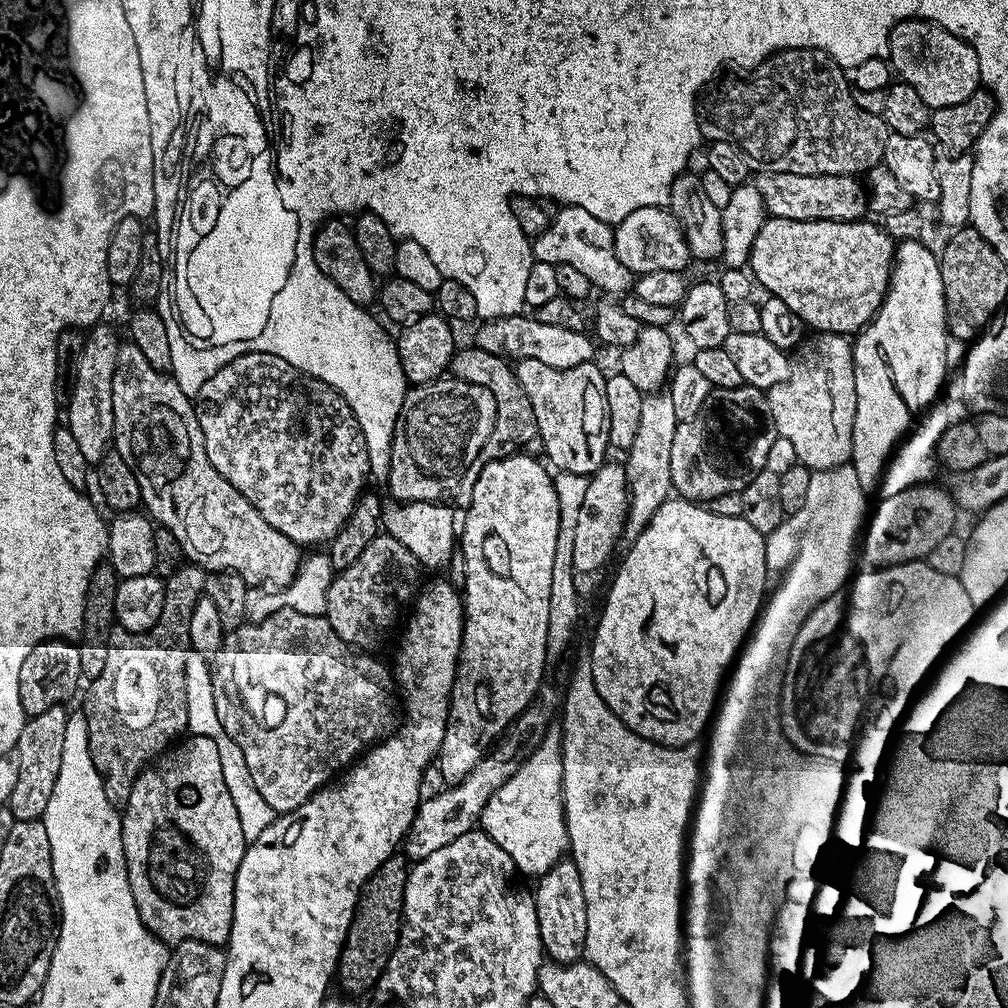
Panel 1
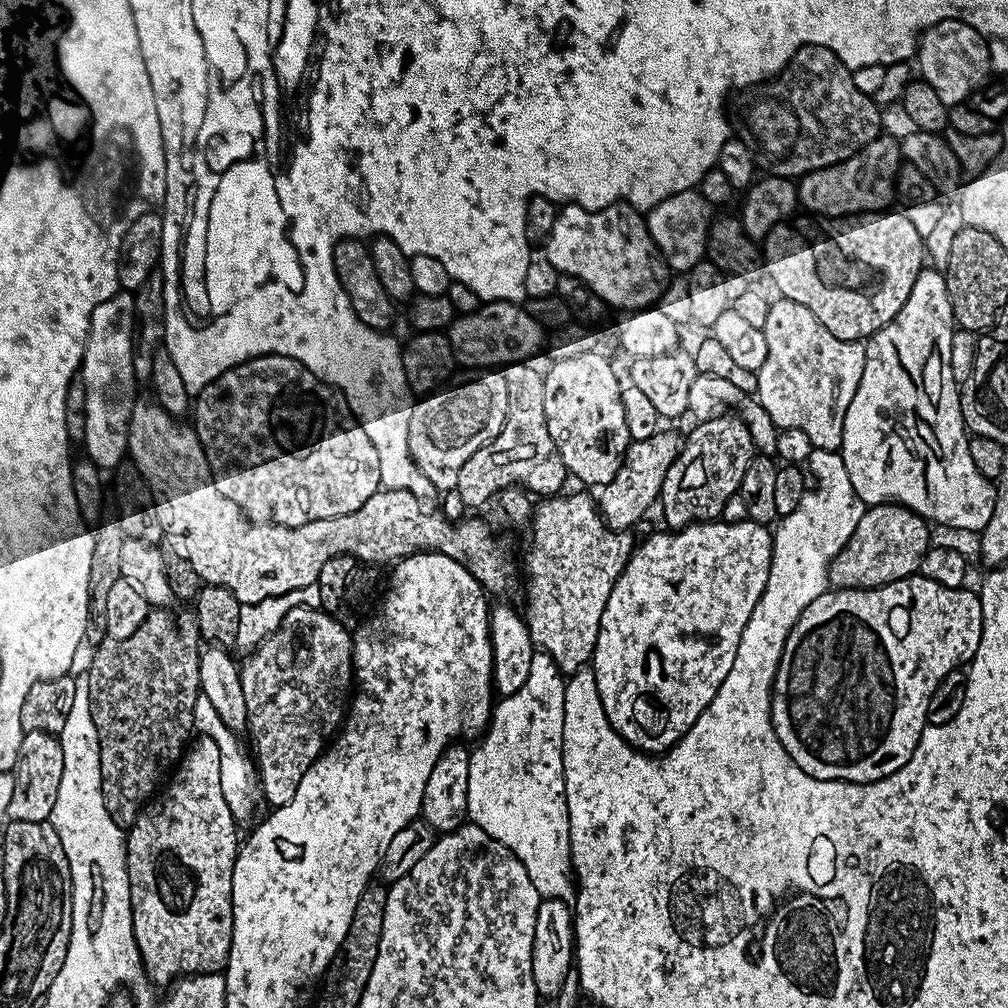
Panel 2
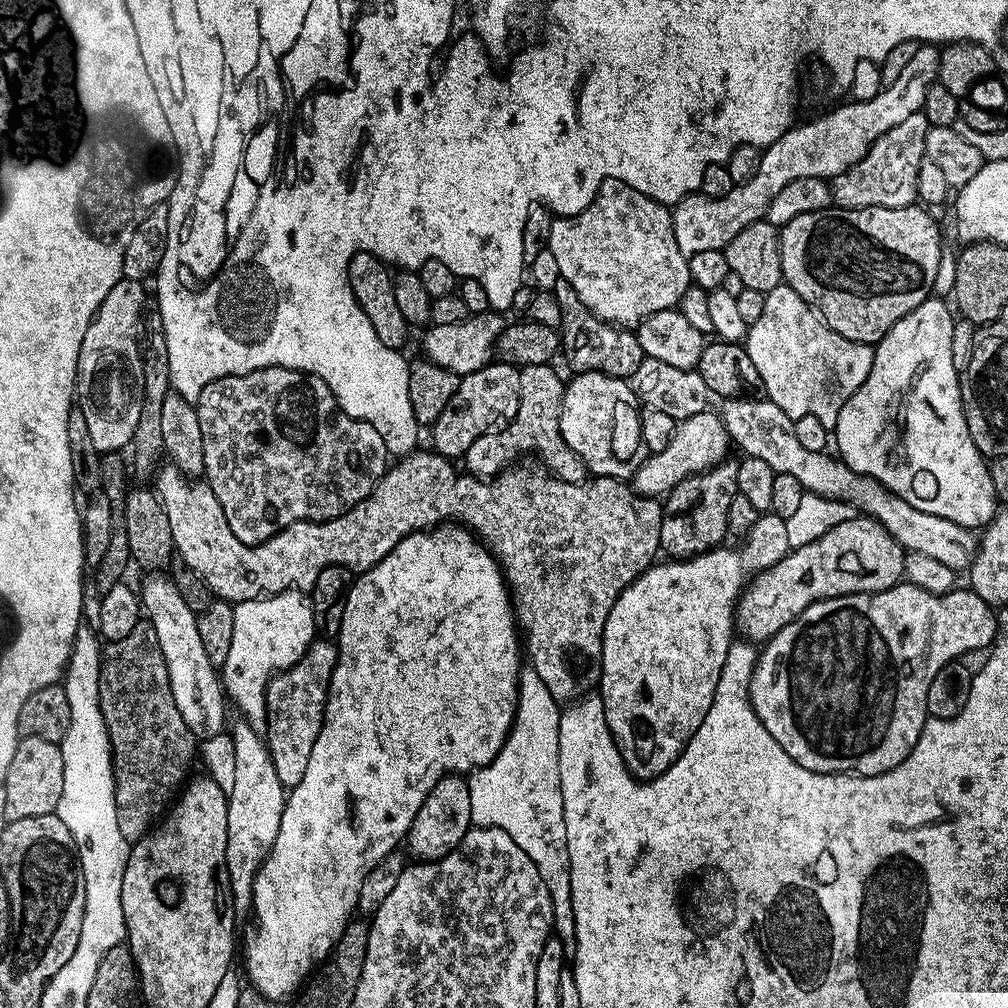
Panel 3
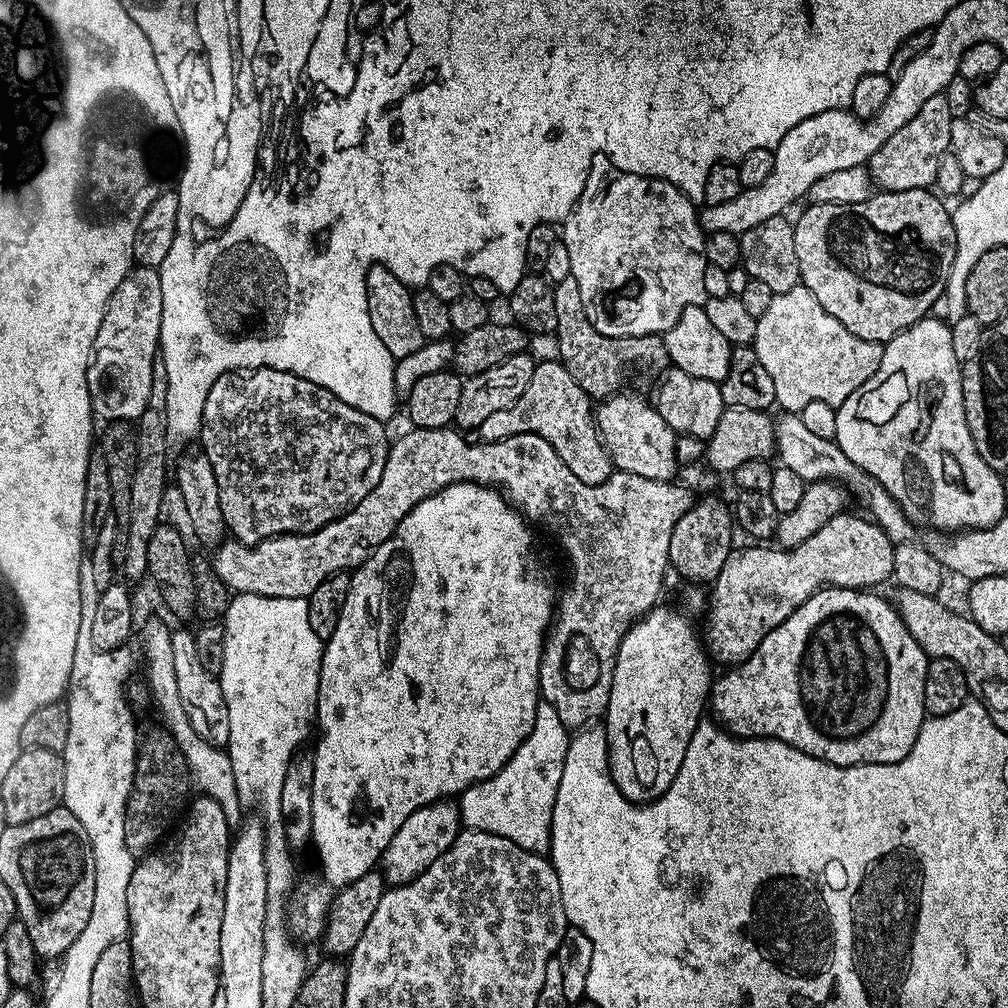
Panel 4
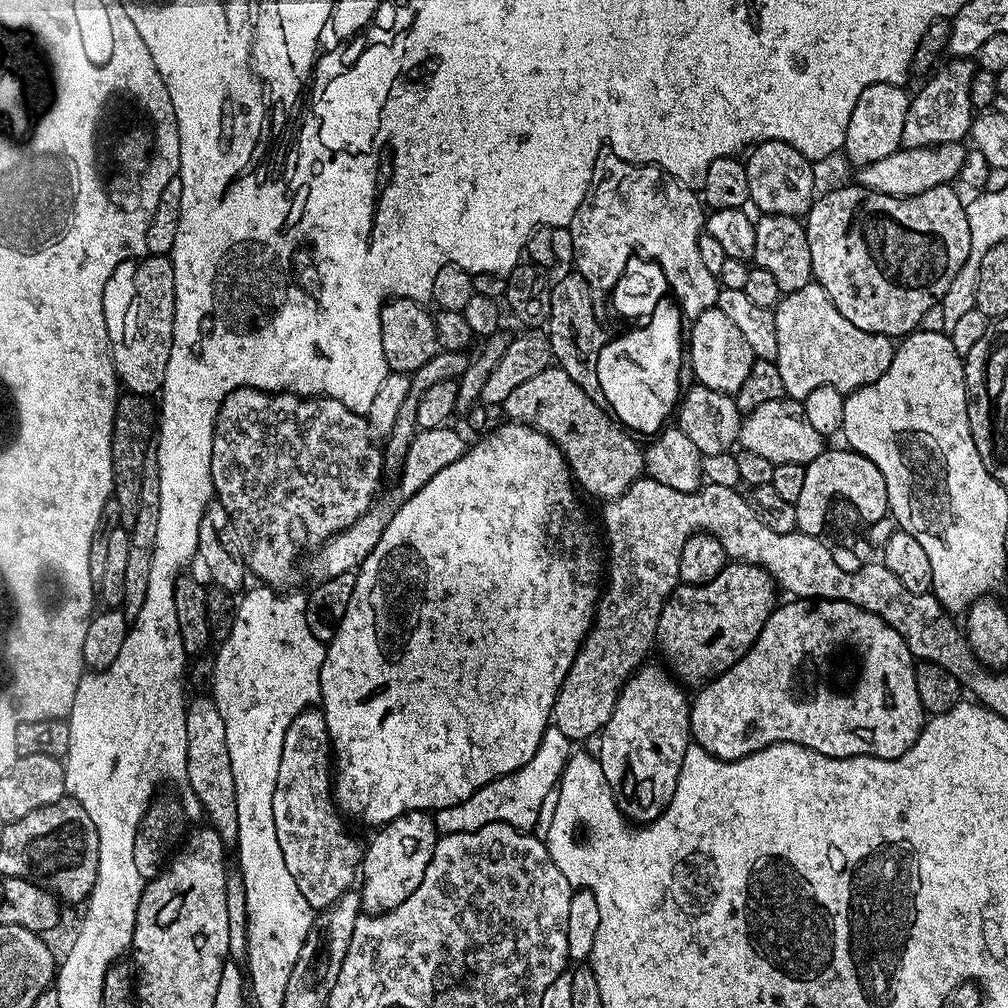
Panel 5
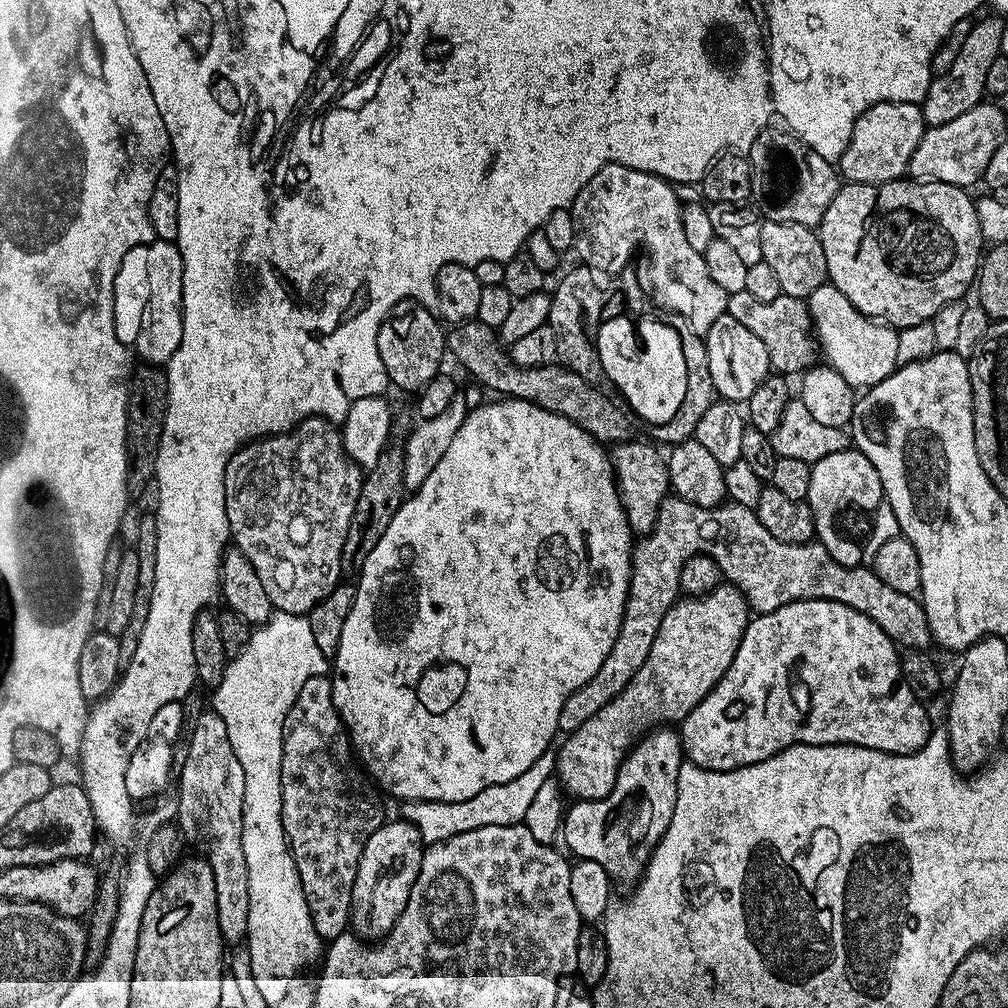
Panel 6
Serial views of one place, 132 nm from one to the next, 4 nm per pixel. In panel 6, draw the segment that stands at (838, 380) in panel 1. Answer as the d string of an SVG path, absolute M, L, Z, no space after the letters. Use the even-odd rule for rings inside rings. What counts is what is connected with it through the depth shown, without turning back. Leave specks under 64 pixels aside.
M830 282L818 286L818 290L814 290L806 297L806 303L810 323L814 329L814 339L822 356L828 359L825 360L827 367L834 369L838 374L842 374L842 378L846 378L846 382L854 390L870 389L896 371L898 367L897 329L881 321L873 320L871 316L863 316L850 302L850 298L846 298L846 294L842 294L842 290L838 290Z

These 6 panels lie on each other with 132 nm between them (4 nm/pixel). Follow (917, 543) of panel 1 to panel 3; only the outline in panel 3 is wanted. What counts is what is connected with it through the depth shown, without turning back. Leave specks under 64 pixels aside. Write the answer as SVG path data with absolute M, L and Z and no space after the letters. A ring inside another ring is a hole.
M857 514L846 522L838 522L838 526L822 534L822 538L789 550L782 562L774 562L774 566L757 572L748 581L740 594L740 603L736 605L735 631L749 642L767 642L778 634L778 630L794 622L794 618L798 618L798 614L802 614L802 610L806 610L816 600L893 588L904 580L904 554L904 547L877 520L871 520L869 516Z

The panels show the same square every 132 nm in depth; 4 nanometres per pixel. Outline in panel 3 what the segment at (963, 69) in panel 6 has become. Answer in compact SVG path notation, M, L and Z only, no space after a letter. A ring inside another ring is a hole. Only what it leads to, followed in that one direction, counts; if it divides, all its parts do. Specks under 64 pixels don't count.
M923 111L910 114L903 122L898 122L894 130L886 130L882 138L878 138L870 146L870 150L858 162L834 177L830 184L832 204L838 208L897 208L917 203L916 187L918 186L918 166L925 160L926 136L929 130L928 117Z

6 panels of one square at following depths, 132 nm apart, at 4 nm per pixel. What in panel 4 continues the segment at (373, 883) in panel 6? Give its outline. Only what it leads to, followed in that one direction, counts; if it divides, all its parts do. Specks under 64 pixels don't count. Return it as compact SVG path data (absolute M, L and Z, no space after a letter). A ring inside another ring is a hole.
M451 799L435 800L433 804L414 810L414 814L410 814L410 818L398 826L398 834L390 838L390 846L386 846L382 857L382 875L385 881L395 886L416 880L454 843L460 831L460 805Z

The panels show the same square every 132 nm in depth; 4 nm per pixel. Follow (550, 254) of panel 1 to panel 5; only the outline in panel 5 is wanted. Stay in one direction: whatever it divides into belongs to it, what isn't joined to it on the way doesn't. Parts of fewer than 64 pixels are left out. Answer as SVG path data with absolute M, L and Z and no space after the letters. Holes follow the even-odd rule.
M615 158L606 160L599 165L598 175L592 187L588 189L588 196L574 214L570 225L576 255L575 271L580 272L591 289L608 290L619 278L620 272L626 267L627 260L632 257L634 250L639 250L662 268L671 295L685 317L695 318L701 316L708 308L716 307L717 277L712 276L710 270L706 270L702 257L698 255L698 238L706 224L706 212L702 207L701 197L697 193L695 196L692 193L695 191L689 185L681 184L661 168L631 164L629 160Z

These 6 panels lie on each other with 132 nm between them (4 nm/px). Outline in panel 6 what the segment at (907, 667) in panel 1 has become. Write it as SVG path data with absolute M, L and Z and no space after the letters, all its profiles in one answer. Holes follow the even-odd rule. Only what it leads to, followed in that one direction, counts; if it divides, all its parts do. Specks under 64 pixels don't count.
M799 600L790 602L773 612L761 612L753 615L748 622L746 634L742 634L742 642L738 646L738 654L734 654L734 662L730 662L730 670L722 674L720 681L690 710L690 714L679 725L680 744L684 747L684 755L687 763L697 764L706 770L734 770L741 768L743 764L762 762L770 758L783 748L789 748L795 744L853 744L854 746L866 746L879 752L889 752L895 756L908 756L916 752L928 741L930 725L928 725L928 712L923 703L917 700L911 692L911 688L900 672L900 652L898 646L866 614L854 610L850 606L842 606L842 602L813 602L811 600Z

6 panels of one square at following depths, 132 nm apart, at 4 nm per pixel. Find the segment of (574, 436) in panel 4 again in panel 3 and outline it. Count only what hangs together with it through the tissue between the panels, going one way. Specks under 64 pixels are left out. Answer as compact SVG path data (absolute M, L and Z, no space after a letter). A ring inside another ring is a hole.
M551 363L544 365L526 365L520 368L520 401L518 402L518 414L510 421L507 421L499 430L487 432L462 458L467 471L473 476L491 478L500 475L505 471L506 463L511 456L519 452L536 451L544 461L543 467L551 475L562 482L582 483L589 479L588 467L578 458L566 444L566 438L562 436L560 429L560 407L564 397L565 381L553 369Z

